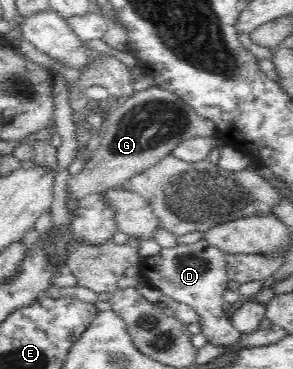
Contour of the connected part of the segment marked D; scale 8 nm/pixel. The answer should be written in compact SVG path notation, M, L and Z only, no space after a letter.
M202 239L192 245L162 248L158 255L150 255L137 266L142 286L151 294L160 290L176 302L188 305L200 316L201 331L208 343L229 346L239 341L241 333L224 314L224 292L229 281L226 253Z

